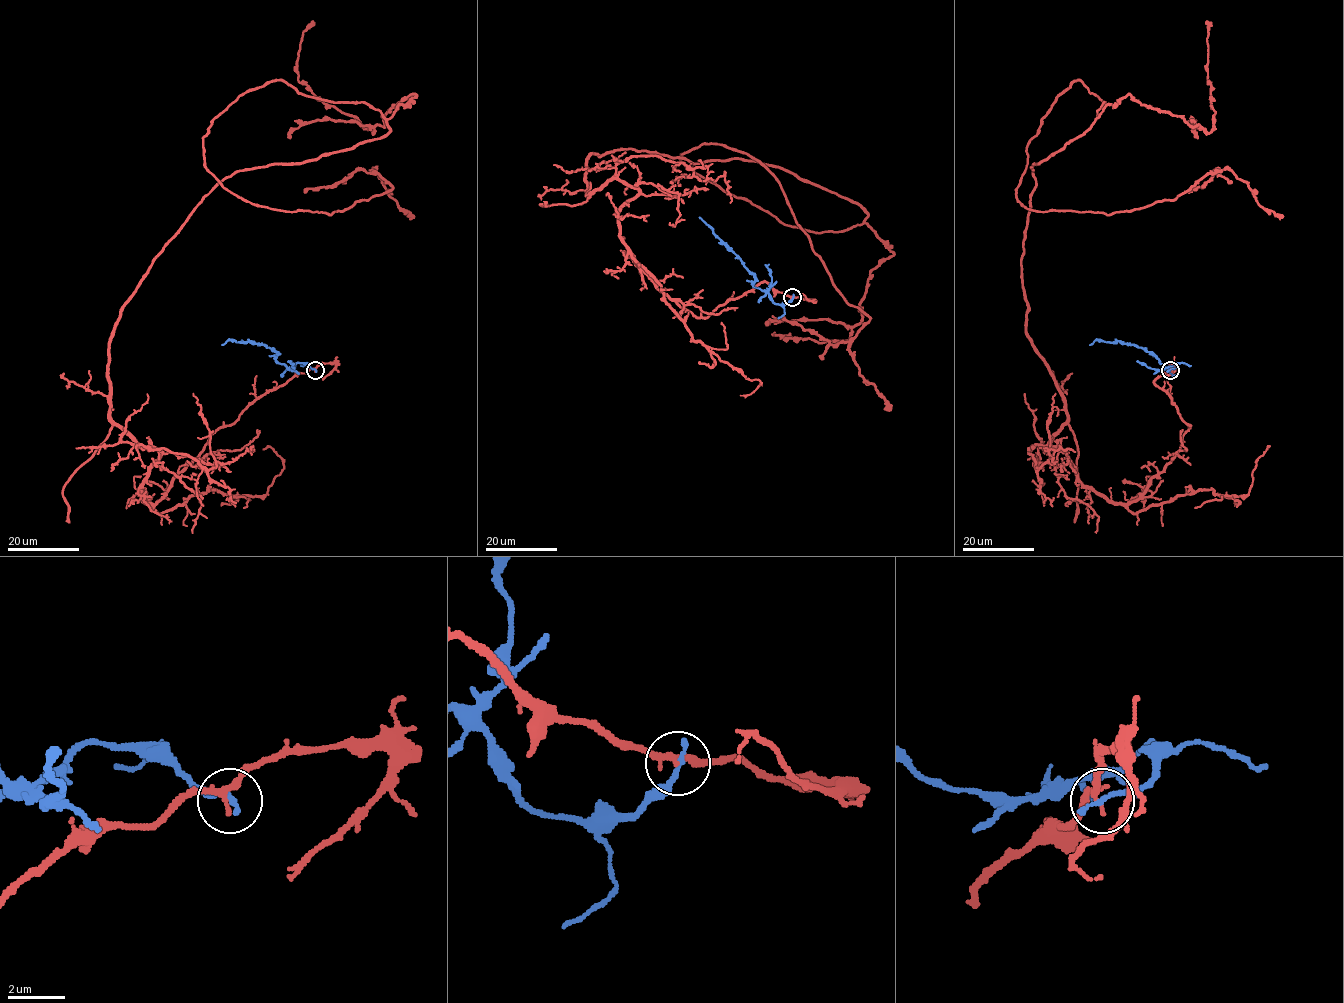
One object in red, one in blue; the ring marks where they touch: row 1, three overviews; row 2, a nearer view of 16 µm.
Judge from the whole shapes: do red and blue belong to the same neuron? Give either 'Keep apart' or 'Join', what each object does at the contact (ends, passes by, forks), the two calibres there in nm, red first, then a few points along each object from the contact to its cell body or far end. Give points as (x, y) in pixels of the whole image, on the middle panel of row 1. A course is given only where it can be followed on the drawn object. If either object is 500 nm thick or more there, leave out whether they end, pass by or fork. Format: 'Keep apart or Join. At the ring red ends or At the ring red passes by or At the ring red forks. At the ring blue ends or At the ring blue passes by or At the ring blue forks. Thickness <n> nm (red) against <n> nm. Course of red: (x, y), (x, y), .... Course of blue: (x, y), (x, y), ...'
Keep apart. At the ring red passes by. At the ring blue ends. Thickness 220 nm (red) against 220 nm. Course of red: (792, 297), (695, 317), (586, 159), (856, 202), (813, 233), (681, 154), (773, 175), (890, 410). Course of blue: (793, 297), (786, 304), (776, 304), (765, 291), (753, 286), (755, 277), (699, 217)

